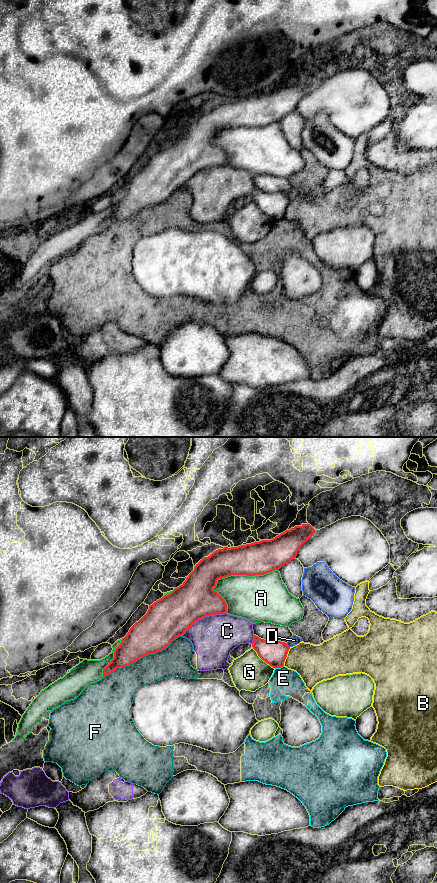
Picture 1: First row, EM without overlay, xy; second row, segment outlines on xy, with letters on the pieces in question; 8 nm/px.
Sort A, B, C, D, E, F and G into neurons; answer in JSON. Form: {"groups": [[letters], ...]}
{"groups": [["A"], ["B"], ["C", "G"], ["D"], ["E", "F"]]}

